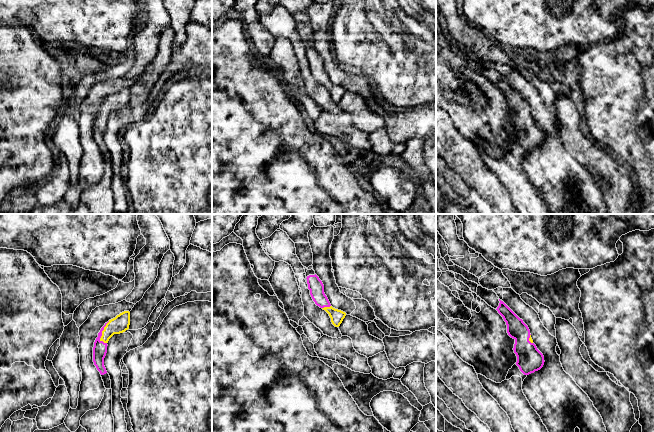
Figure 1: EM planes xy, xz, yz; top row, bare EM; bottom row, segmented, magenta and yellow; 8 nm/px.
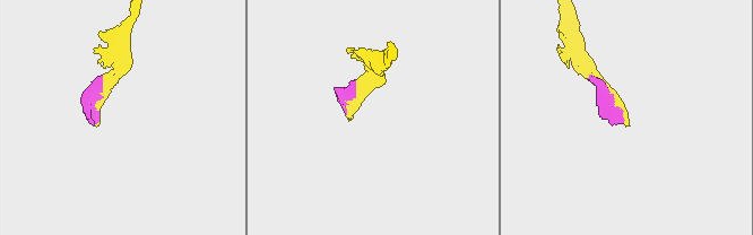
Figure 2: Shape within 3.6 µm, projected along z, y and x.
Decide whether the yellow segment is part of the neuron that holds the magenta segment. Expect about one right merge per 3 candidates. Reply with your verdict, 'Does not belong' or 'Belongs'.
Belongs

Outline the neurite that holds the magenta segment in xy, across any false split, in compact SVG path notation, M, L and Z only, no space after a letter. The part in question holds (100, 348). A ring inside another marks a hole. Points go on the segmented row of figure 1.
M124 311L101 328L93 347L93 362L100 372L106 388L104 397L97 409L87 411L80 420L80 425L87 432L114 432L114 417L112 414L112 389L110 376L104 366L107 353L107 343L114 334L120 334L129 329L130 312Z

